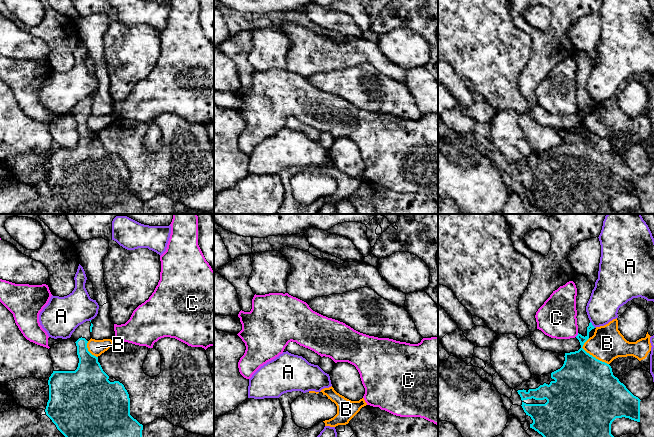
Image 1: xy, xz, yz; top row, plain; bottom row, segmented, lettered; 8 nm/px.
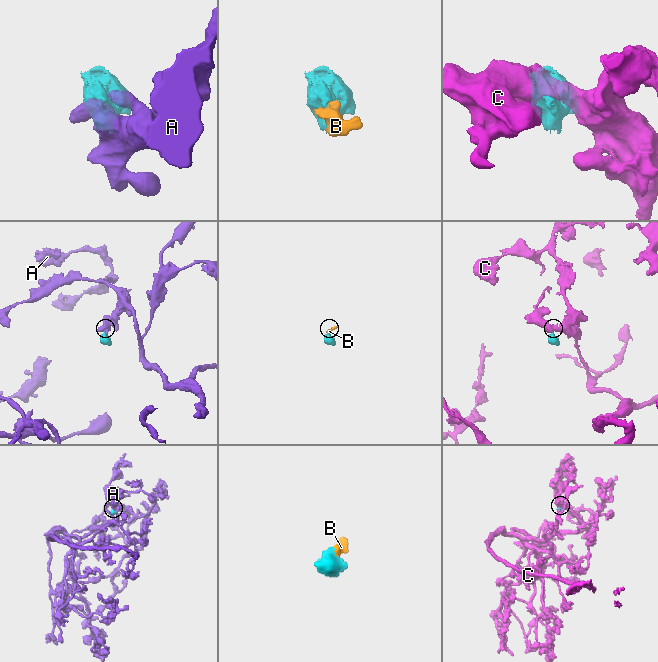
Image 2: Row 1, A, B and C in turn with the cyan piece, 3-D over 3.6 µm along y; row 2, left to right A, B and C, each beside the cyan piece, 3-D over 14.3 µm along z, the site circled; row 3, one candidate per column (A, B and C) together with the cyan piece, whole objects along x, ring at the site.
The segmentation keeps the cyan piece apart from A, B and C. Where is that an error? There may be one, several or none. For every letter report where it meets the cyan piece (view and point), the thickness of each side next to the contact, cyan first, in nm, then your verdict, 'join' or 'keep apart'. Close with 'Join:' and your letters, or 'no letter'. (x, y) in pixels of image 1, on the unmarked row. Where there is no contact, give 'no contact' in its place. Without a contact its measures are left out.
A: meets cyan in yz at (591, 100); 80 nm thick on the cyan side, 260 nm on the other; keep apart
B: meets cyan in yz at (591, 131); 480 nm thick on the cyan side, 260 nm on the other; keep apart
C: meets cyan in yz at (577, 111); 260 nm thick on the cyan side, 320 nm on the other; keep apart
Join: no letter

